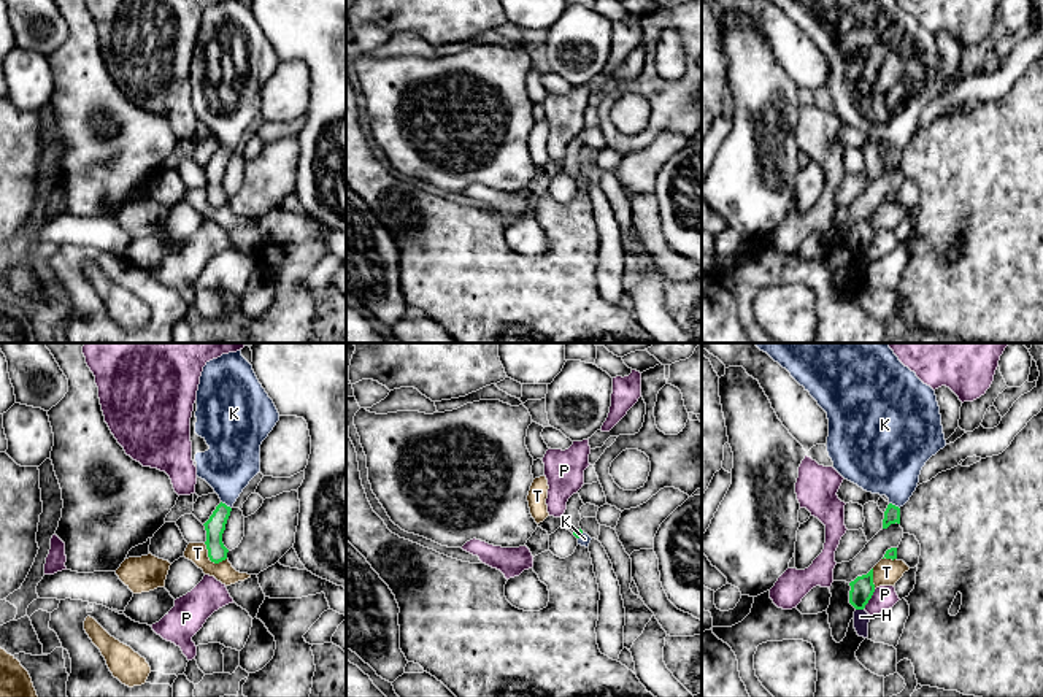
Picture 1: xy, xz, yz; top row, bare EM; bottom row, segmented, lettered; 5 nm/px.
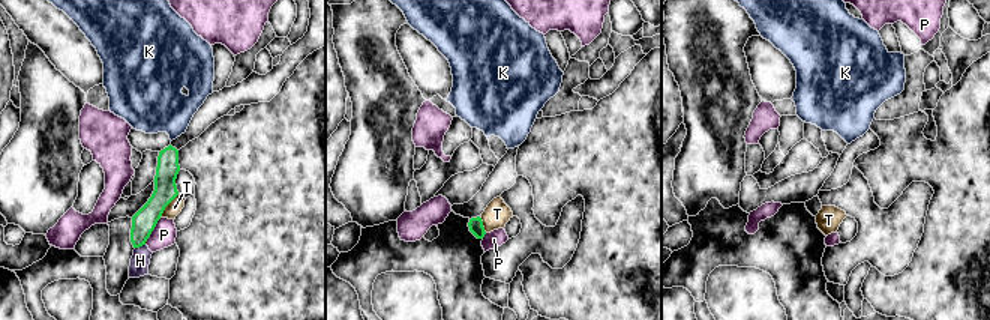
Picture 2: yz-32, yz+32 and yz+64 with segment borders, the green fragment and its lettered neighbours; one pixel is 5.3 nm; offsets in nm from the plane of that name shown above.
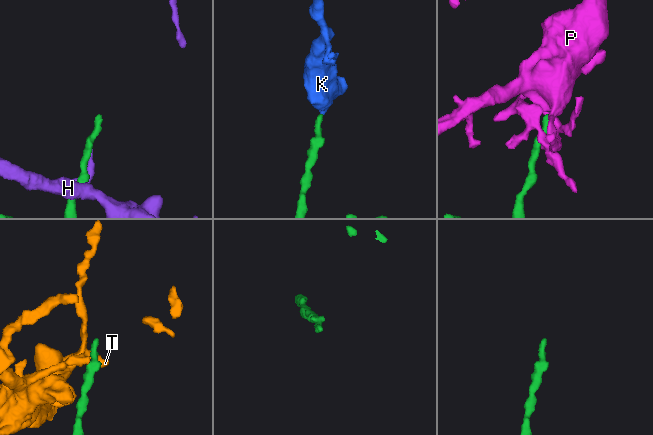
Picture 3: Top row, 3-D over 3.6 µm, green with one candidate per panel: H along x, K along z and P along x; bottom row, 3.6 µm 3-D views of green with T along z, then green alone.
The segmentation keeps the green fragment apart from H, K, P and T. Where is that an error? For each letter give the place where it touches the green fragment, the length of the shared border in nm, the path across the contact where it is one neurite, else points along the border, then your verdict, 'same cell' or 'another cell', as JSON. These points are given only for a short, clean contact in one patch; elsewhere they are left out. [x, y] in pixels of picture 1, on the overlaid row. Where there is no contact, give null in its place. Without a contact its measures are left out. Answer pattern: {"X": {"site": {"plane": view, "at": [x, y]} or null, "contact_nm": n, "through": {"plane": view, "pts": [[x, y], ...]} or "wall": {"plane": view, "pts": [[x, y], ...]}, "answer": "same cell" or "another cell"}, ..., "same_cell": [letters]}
{"H": {"site": {"plane": "yz", "at": [859, 608]}, "contact_nm": 40, "answer": "another cell"}, "K": {"site": {"plane": "xy", "at": [224, 504]}, "contact_nm": 70, "through": {"plane": "xy", "pts": [[215, 526], [224, 504], [227, 467], [234, 458]]}, "answer": "same cell"}, "P": {"site": {"plane": "yz", "at": [870, 597]}, "contact_nm": 120, "wall": {"plane": "yz", "pts": [[875, 589], [862, 608]]}, "answer": "another cell"}, "T": {"site": {"plane": "xy", "at": [210, 559]}, "contact_nm": 150, "wall": {"plane": "xy", "pts": [[203, 543], [211, 561], [221, 562], [226, 559]]}, "answer": "another cell"}, "same_cell": ["K"]}

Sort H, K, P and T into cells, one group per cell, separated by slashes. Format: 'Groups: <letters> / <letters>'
Groups: H / K / P / T

